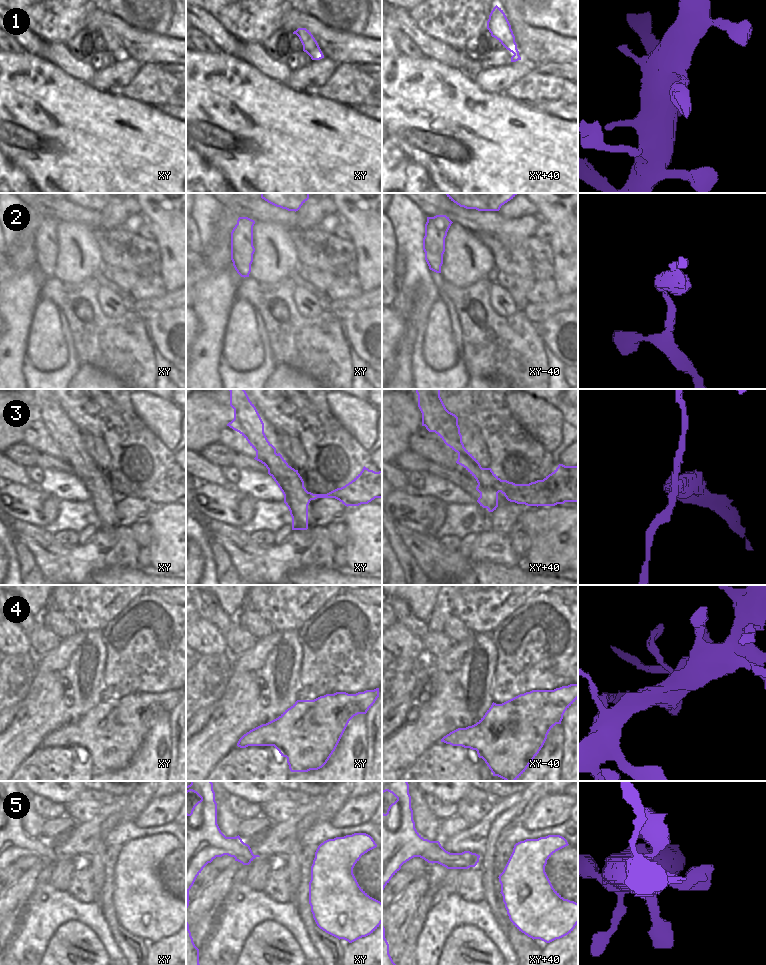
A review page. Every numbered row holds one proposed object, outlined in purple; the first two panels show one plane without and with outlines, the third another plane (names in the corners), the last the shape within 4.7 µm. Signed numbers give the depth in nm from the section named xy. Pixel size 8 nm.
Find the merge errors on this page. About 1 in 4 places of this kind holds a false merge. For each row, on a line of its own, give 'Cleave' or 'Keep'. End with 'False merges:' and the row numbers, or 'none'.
1: Keep
2: Keep
3: Cleave
4: Keep
5: Keep
False merges: 3

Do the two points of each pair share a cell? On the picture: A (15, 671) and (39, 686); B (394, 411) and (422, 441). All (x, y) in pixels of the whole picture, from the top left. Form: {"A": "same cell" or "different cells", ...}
{"A": "different cells", "B": "different cells"}

